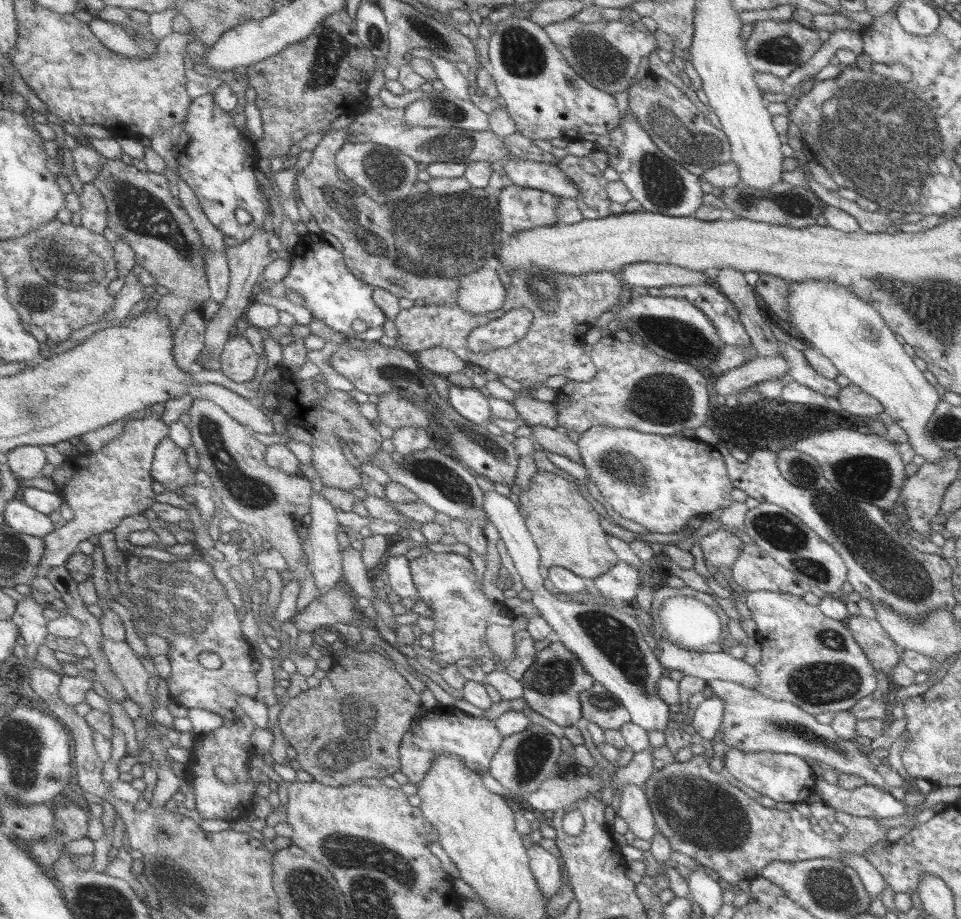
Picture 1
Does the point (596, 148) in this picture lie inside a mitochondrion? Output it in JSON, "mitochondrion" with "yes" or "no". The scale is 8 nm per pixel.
{"mitochondrion":"no"}

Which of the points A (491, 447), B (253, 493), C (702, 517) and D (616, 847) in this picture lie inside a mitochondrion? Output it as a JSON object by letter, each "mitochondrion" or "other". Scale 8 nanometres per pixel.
{"A":"mitochondrion","B":"mitochondrion","C":"other","D":"other"}

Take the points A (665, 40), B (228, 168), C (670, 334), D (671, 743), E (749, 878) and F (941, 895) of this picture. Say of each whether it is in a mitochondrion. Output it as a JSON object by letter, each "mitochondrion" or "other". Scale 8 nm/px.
{"A":"other","B":"other","C":"mitochondrion","D":"other","E":"other","F":"other"}

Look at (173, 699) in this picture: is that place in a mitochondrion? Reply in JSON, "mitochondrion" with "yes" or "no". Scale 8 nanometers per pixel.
{"mitochondrion":"no"}

